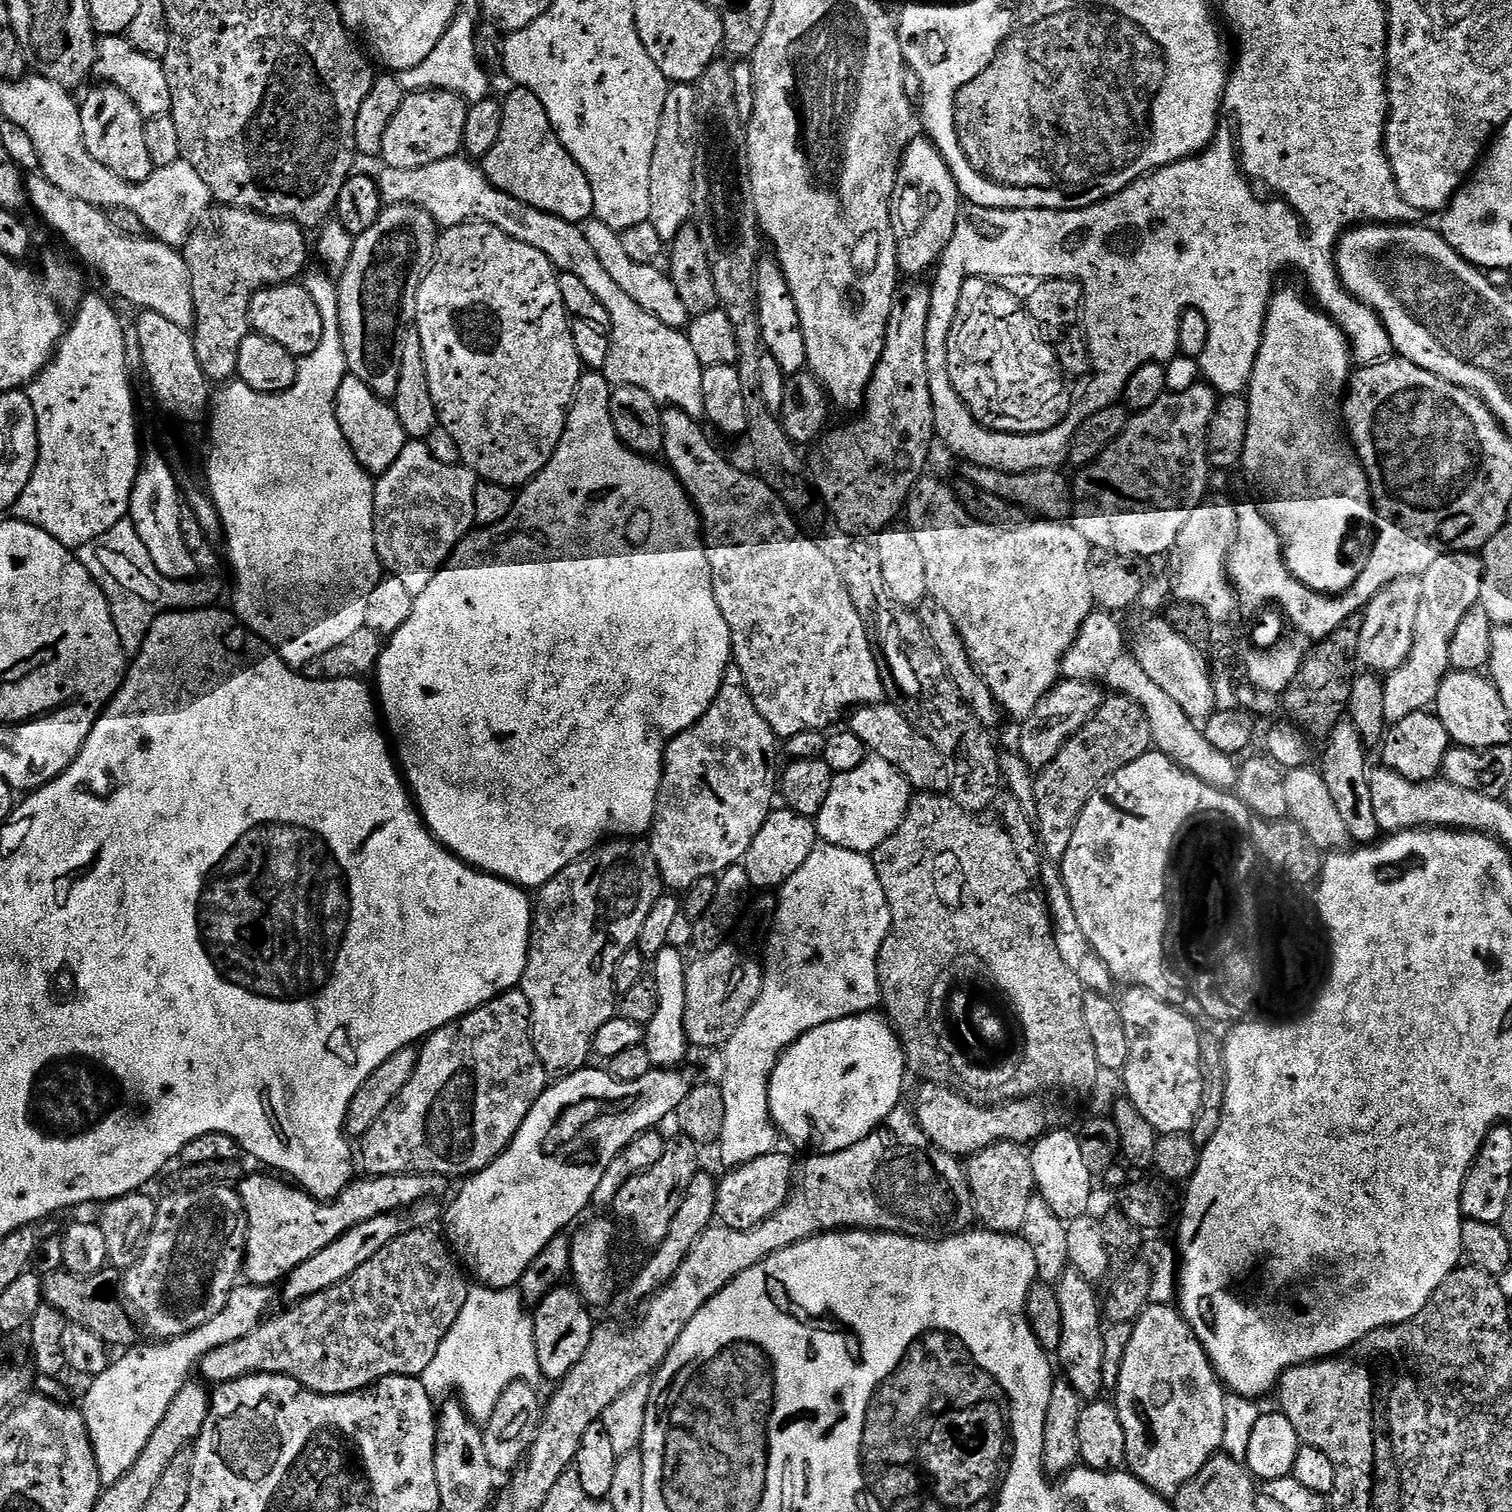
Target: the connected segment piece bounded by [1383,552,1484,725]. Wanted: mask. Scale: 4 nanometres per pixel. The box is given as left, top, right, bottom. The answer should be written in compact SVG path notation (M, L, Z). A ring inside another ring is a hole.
M1446 552L1419 577L1422 594L1418 618L1414 618L1414 642L1406 662L1383 681L1383 709L1389 725L1410 718L1410 714L1431 709L1444 677L1450 671L1450 638L1462 618L1480 603L1484 581L1484 561L1471 552Z

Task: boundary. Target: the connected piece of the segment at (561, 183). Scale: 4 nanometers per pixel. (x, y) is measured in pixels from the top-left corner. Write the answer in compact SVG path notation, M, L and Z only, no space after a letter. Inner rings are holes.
M513 87L511 91L508 97L503 97L502 130L494 150L482 161L483 171L504 172L498 179L499 187L515 200L571 224L583 225L594 216L594 194L586 174L562 146L540 99L525 88Z

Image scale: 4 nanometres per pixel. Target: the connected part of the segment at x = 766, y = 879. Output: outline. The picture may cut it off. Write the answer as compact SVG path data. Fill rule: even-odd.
M774 810L766 818L762 830L750 842L750 850L744 855L743 866L748 875L749 885L756 888L779 889L810 858L810 854L816 849L818 837L815 823L809 817L800 816L791 810Z

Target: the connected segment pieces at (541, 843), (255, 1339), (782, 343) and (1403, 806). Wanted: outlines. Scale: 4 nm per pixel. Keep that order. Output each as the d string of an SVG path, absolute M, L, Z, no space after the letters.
M592 370L585 371L581 375L572 404L568 408L568 421L564 427L562 438L558 442L558 450L554 450L550 462L546 462L542 471L530 483L523 485L516 492L514 506L510 510L510 514L506 514L506 518L502 518L502 522L498 522L489 528L477 527L460 541L460 545L453 550L444 566L438 570L438 574L434 574L430 586L426 586L426 590L422 590L422 594L418 594L413 599L412 613L410 618L406 618L406 626L402 626L402 630L398 630L394 635L387 637L386 643L381 647L380 657L374 669L374 677L376 676L374 692L378 697L378 708L382 713L383 723L394 741L394 752L398 757L402 775L414 797L416 807L420 810L424 825L430 829L436 841L443 844L458 859L465 860L467 864L481 872L489 872L491 876L509 880L512 884L519 884L525 890L540 889L543 884L550 882L550 878L557 876L567 864L572 864L580 857L588 855L593 848L609 838L640 838L651 829L658 790L664 773L666 746L675 736L682 734L682 730L694 726L694 722L698 722L698 718L702 718L702 714L706 714L706 710L718 694L720 684L724 680L725 670L733 663L730 626L726 626L726 618L722 618L722 610L718 610L718 602L714 598L708 551L704 548L700 531L700 518L696 514L696 508L684 493L684 488L678 482L678 478L671 468L663 463L660 463L661 465L655 464L657 462L655 459L638 455L637 452L630 450L620 441L614 430L614 422L610 418L612 394L609 385L604 382L596 384L596 376L597 373Z
M416 1226L411 1230L401 1232L398 1238L394 1238L389 1244L382 1246L382 1250L378 1250L378 1254L374 1254L374 1258L370 1258L370 1262L362 1262L362 1266L358 1266L358 1270L354 1270L354 1274L350 1274L350 1278L346 1278L310 1298L295 1301L281 1316L276 1316L273 1320L265 1319L257 1328L250 1330L250 1334L246 1334L246 1338L238 1338L234 1342L226 1342L226 1346L218 1346L218 1350L214 1350L200 1359L198 1372L201 1372L205 1376L203 1379L212 1386L229 1384L243 1376L256 1376L260 1372L275 1376L289 1376L297 1380L302 1387L314 1389L323 1396L348 1396L352 1392L362 1392L387 1376L423 1377L426 1366L430 1366L430 1362L434 1362L434 1354L438 1354L438 1346L442 1346L442 1338L446 1338L446 1334L450 1334L450 1326L454 1326L454 1322L458 1322L458 1314L462 1314L462 1306L466 1306L470 1284L469 1281L464 1281L465 1273L462 1271L453 1249L439 1235L436 1237L432 1230L424 1226Z
M775 258L761 259L756 266L756 313L760 323L760 342L763 351L772 356L774 362L778 362L785 377L805 371L808 355L806 338L802 334L802 326L798 318L798 306L794 306L794 298L788 289L784 271Z
M1385 768L1373 769L1369 775L1371 786L1371 801L1374 807L1380 829L1383 833L1394 834L1415 828L1464 828L1468 820L1488 822L1493 824L1493 835L1499 843L1503 843L1506 835L1506 825L1511 820L1504 811L1496 812L1499 801L1477 792L1449 784L1445 780L1435 780L1422 784L1415 784L1406 780L1396 772L1389 772Z

